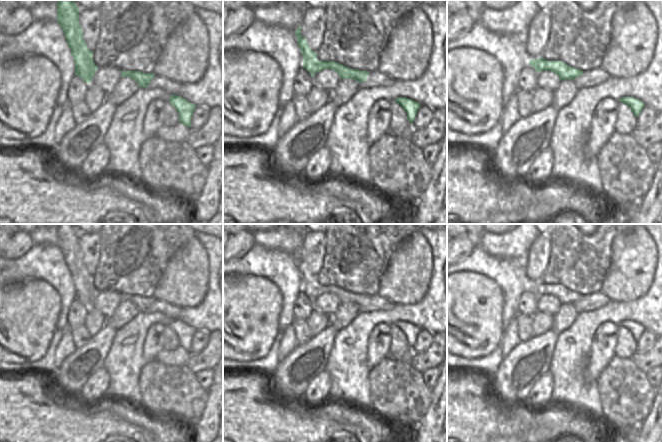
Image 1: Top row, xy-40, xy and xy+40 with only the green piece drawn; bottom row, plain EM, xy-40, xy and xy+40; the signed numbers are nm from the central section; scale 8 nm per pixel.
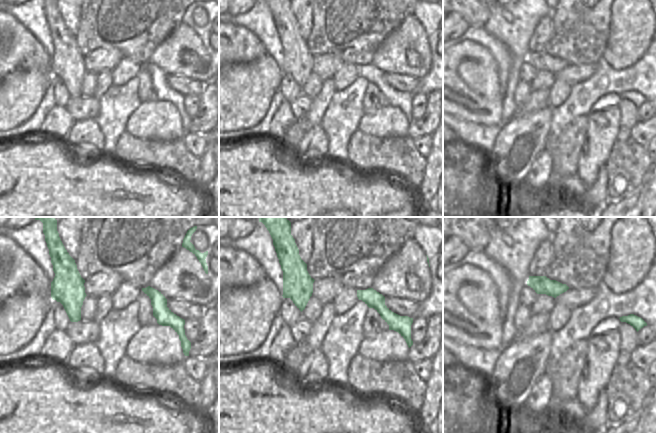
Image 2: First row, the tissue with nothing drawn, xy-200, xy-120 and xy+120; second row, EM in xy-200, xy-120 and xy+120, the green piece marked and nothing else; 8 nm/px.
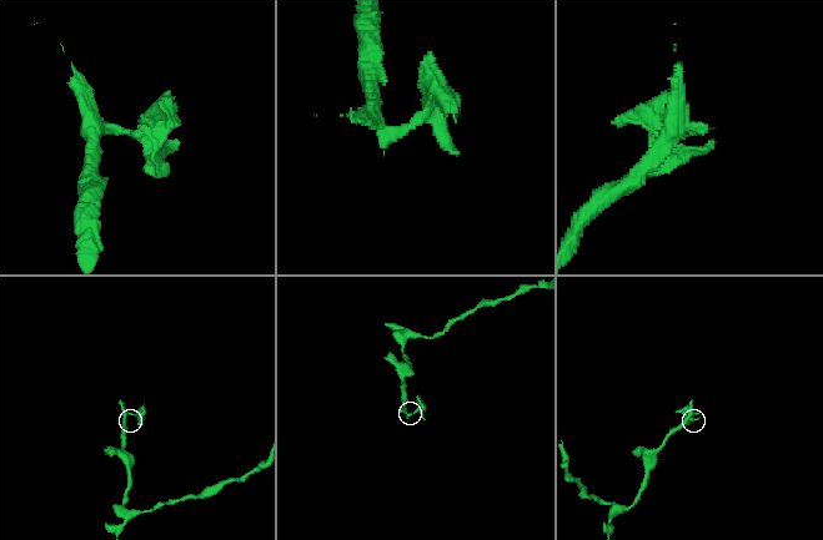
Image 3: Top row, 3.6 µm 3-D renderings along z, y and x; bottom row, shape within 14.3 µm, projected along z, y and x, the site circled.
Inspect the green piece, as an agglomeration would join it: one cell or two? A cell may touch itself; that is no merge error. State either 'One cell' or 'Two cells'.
Two cells.

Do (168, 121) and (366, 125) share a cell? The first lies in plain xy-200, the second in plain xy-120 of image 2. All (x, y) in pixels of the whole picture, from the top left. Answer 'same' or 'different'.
same

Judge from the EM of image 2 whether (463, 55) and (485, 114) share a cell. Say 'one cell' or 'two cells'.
one cell

